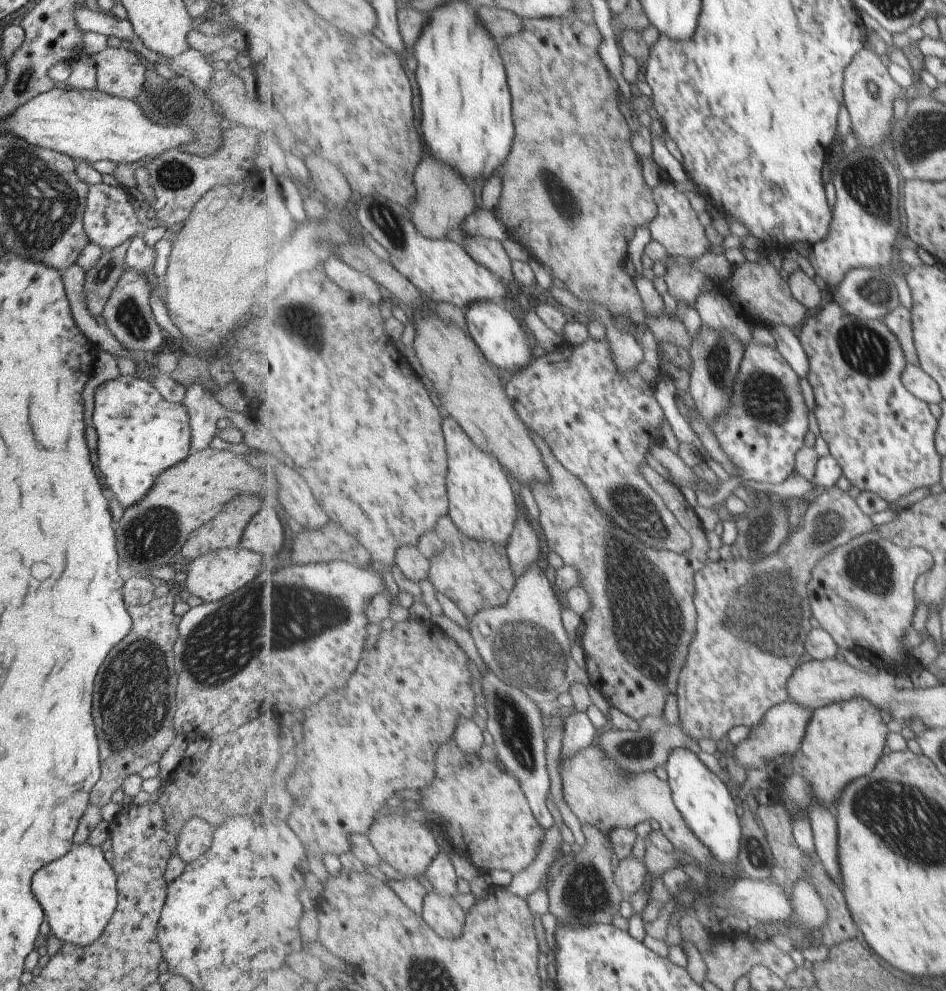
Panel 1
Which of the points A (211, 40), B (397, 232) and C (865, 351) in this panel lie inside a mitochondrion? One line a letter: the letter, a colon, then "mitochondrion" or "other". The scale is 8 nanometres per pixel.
A: other
B: mitochondrion
C: mitochondrion

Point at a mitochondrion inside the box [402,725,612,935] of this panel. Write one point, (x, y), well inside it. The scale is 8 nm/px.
(586, 895)

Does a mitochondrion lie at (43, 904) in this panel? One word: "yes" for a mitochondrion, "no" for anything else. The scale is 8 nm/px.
no

